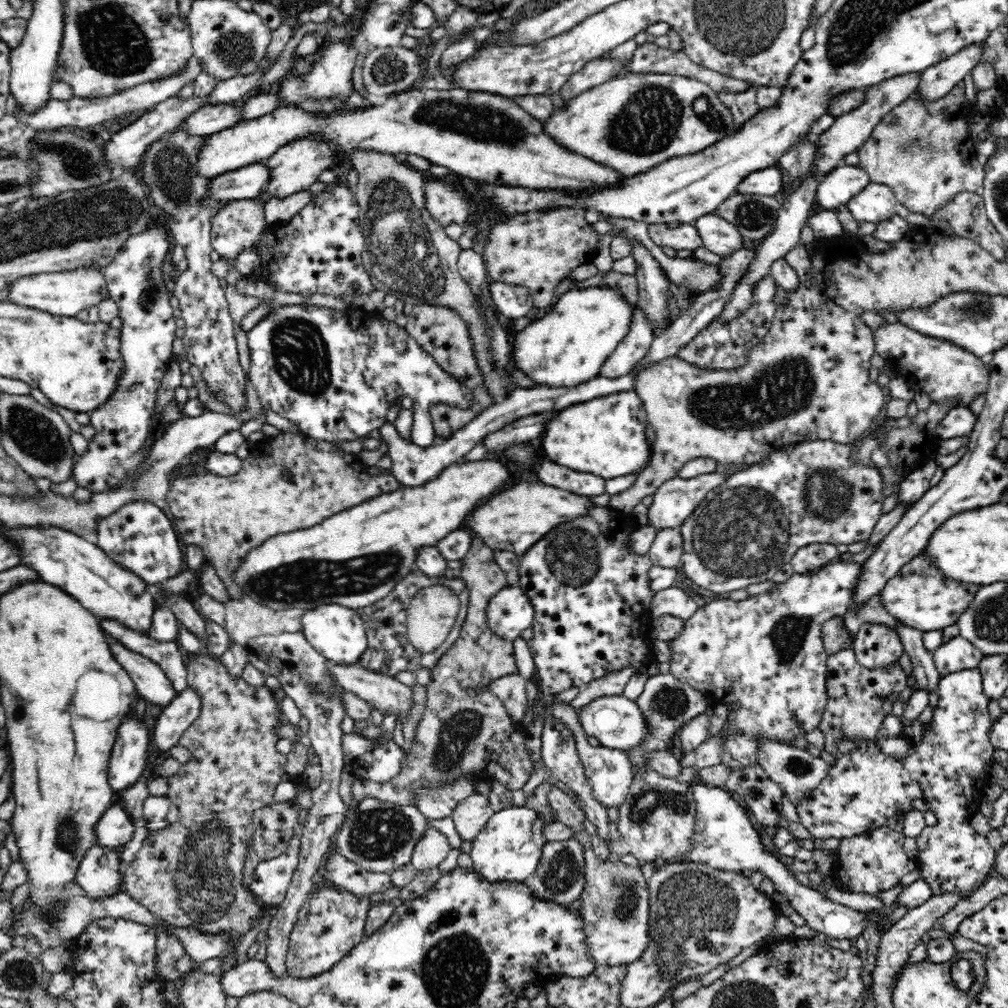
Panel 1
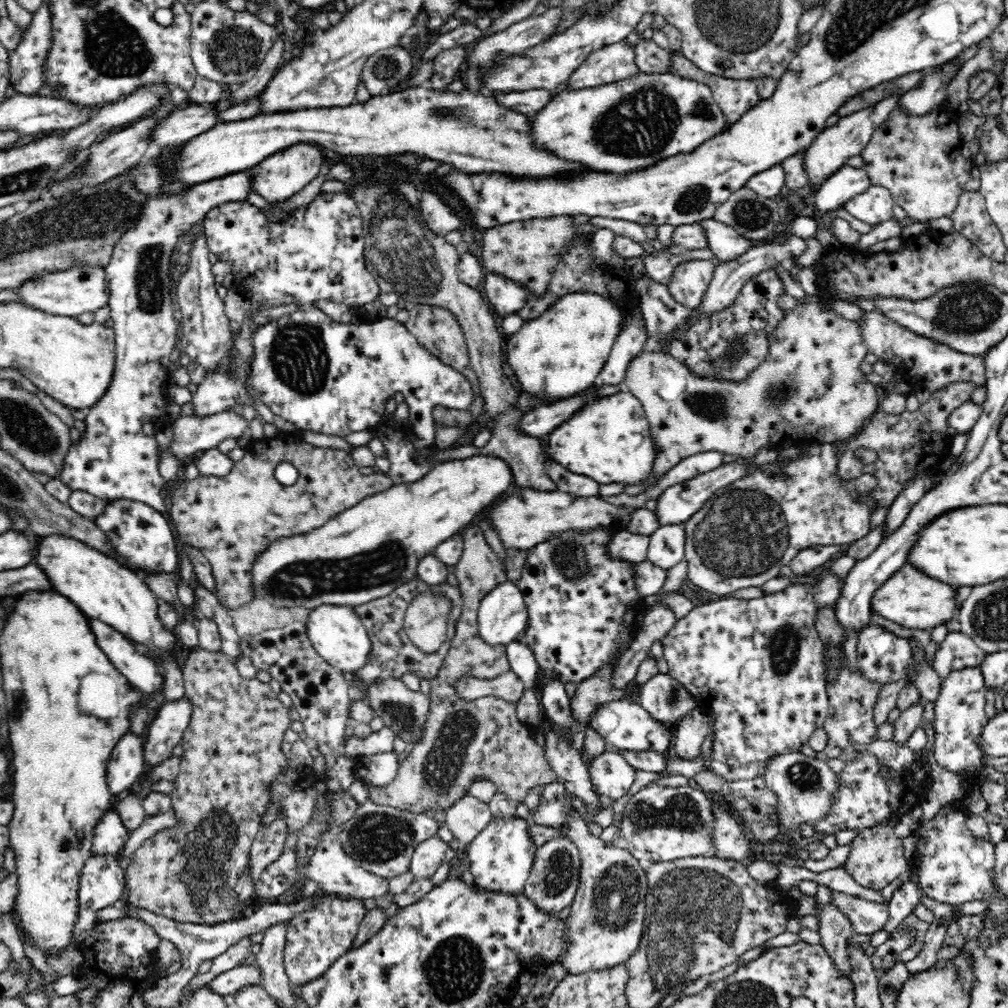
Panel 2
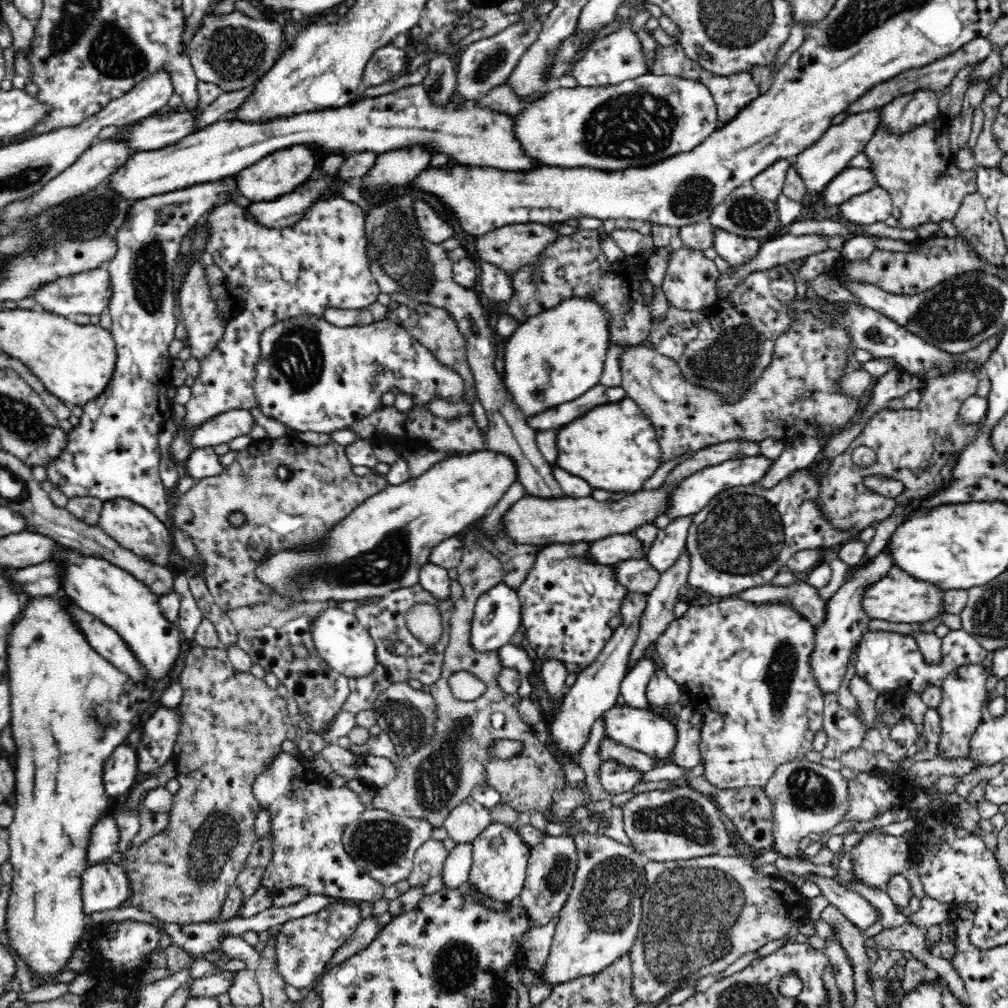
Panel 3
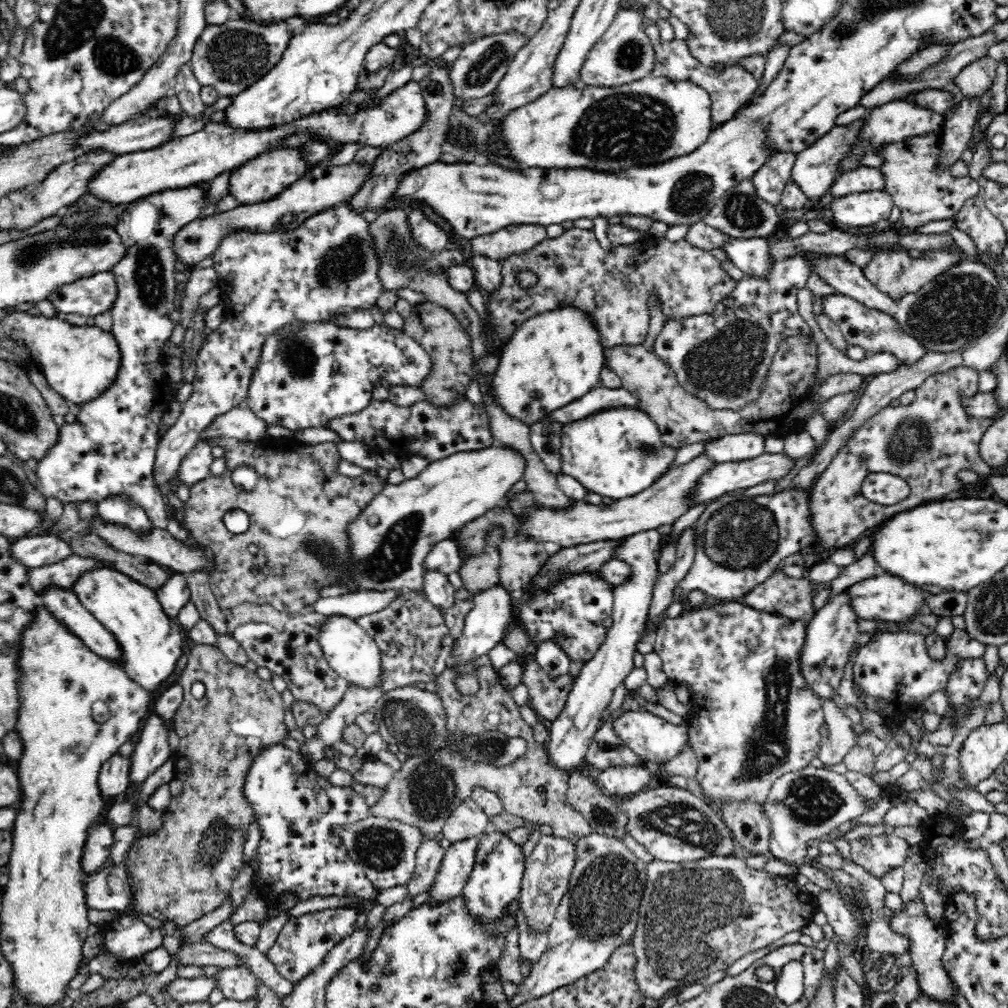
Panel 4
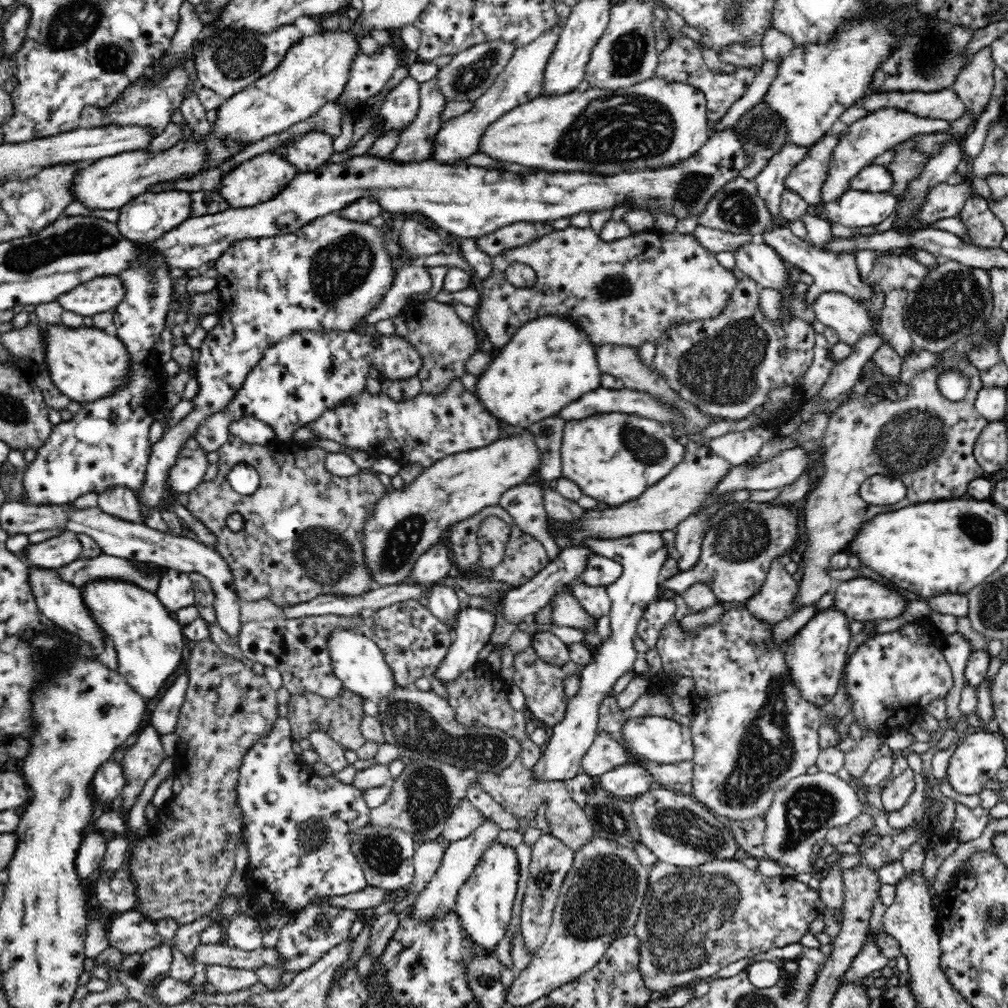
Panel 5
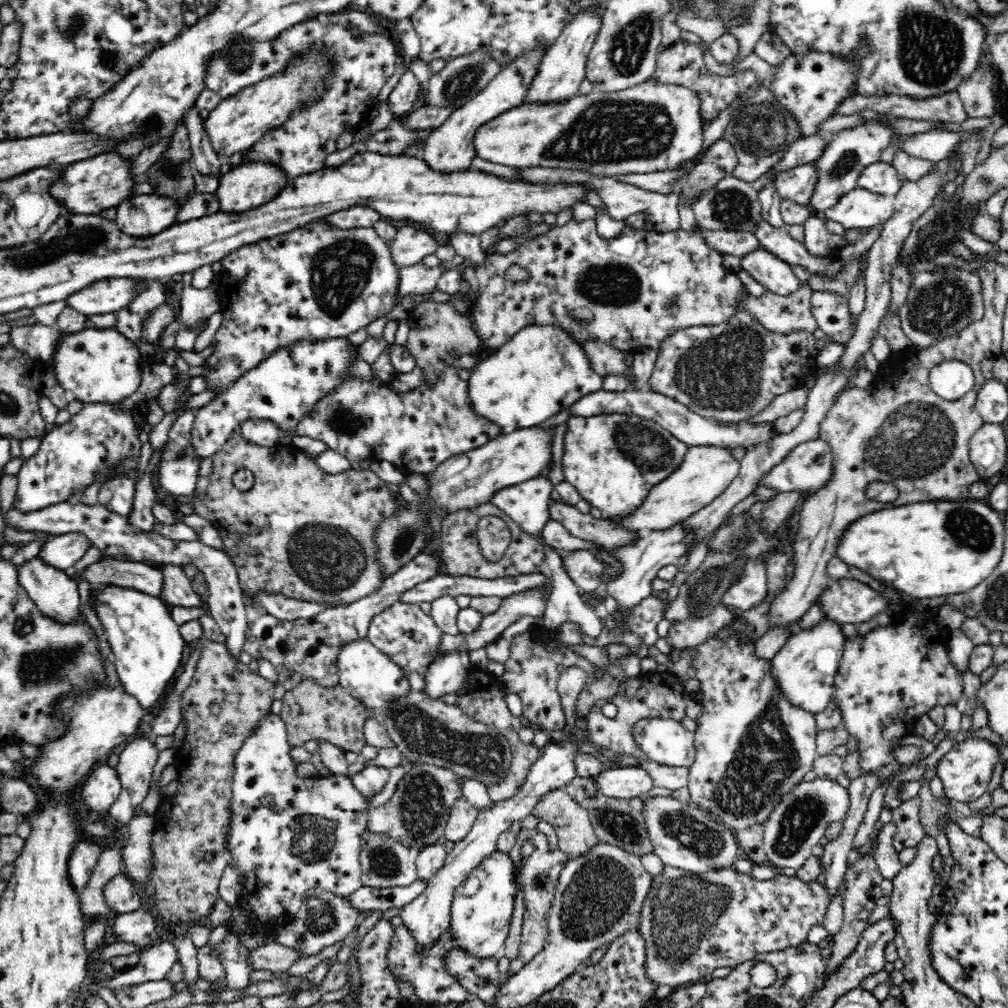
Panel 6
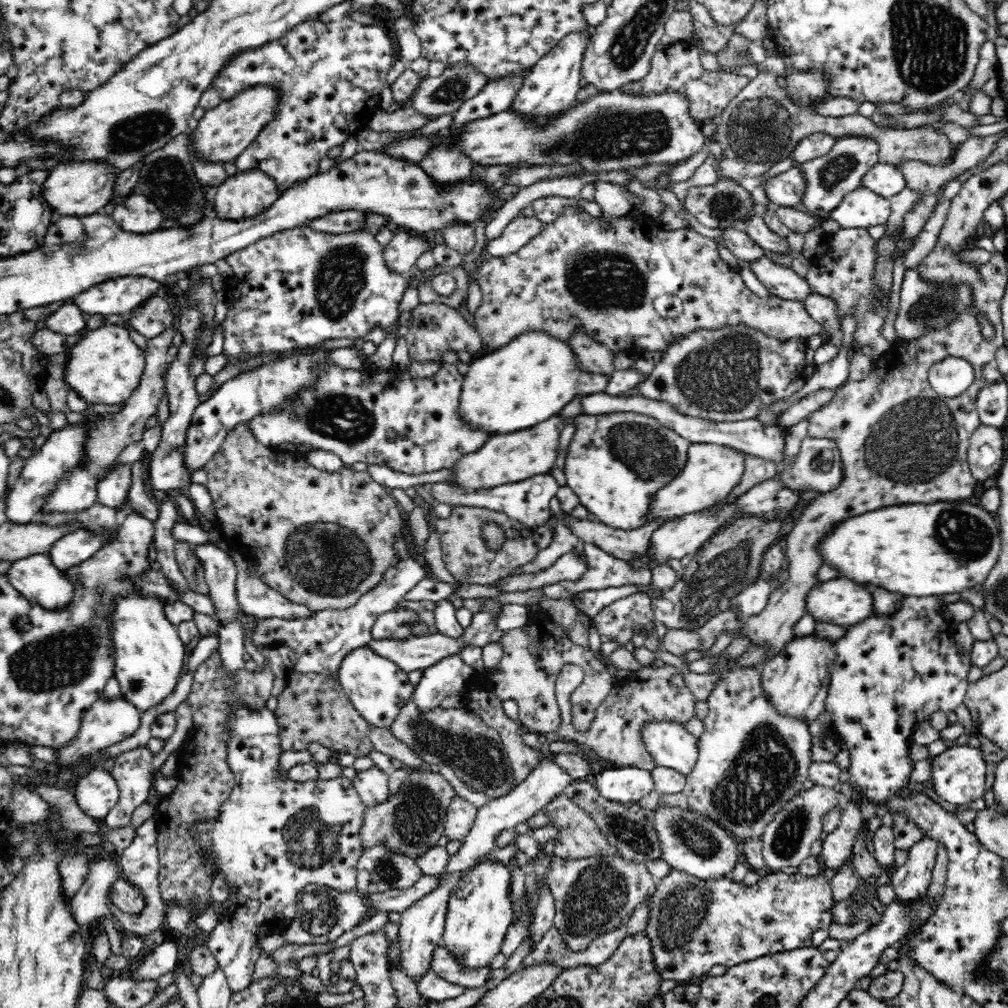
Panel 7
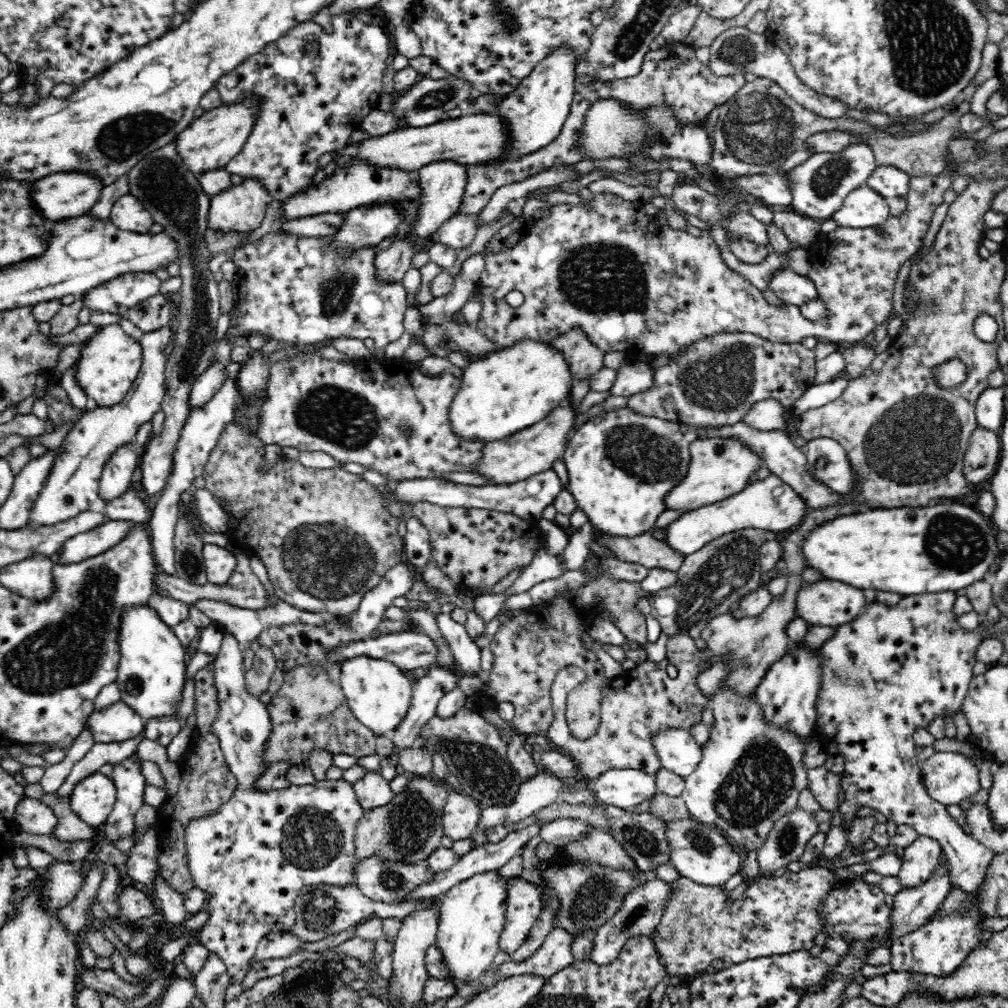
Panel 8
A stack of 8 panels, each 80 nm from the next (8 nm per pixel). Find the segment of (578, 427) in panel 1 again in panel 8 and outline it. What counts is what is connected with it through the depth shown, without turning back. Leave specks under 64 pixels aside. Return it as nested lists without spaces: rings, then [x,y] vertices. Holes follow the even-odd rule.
[[[628,407],[591,417],[574,431],[563,454],[563,464],[569,474],[567,490],[576,499],[576,506],[586,513],[592,526],[590,552],[600,558],[618,559],[597,534],[634,538],[656,529],[658,517],[667,509],[666,495],[686,476],[691,461],[689,446],[692,438],[675,422],[649,417]]]

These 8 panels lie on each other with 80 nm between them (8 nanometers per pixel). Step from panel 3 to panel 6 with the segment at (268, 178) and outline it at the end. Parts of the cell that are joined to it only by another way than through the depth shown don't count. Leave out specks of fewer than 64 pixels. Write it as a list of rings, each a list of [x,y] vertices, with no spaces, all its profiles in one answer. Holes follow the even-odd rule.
[[[246,164],[237,166],[230,172],[223,174],[219,180],[219,186],[215,191],[220,203],[220,211],[226,213],[241,213],[247,210],[254,210],[267,202],[274,200],[281,190],[286,188],[287,178],[281,174],[281,170],[275,168],[273,164]]]

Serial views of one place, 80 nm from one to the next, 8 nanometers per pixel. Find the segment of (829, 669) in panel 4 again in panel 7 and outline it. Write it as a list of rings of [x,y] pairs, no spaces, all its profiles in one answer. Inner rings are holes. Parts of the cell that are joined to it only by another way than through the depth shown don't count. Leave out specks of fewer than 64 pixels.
[[[818,636],[795,638],[786,648],[760,666],[760,685],[764,689],[766,701],[777,714],[810,724],[825,712],[824,700],[830,682],[830,667],[834,665],[835,649],[833,642]]]

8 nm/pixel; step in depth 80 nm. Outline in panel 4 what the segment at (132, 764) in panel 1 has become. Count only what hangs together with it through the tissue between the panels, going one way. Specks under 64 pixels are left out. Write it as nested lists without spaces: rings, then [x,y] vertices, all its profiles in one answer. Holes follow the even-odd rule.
[[[116,753],[109,758],[98,774],[98,787],[104,798],[111,800],[118,794],[127,792],[130,787],[130,761],[128,757]]]

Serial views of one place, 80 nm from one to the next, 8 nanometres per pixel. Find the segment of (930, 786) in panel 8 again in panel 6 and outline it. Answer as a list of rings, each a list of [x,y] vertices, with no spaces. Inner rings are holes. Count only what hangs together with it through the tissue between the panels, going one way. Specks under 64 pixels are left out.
[[[975,736],[960,741],[955,746],[949,746],[948,751],[938,760],[935,773],[941,780],[948,800],[967,803],[978,800],[986,793],[986,786],[990,782],[994,766],[1000,761],[998,750],[986,739]]]

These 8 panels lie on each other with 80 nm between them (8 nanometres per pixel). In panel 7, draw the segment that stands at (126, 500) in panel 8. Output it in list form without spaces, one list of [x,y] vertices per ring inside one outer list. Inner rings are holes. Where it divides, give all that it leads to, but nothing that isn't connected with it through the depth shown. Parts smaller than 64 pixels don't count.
[[[143,450],[140,459],[134,461],[132,464],[132,482],[128,494],[128,504],[114,508],[116,516],[120,519],[123,518],[127,511],[130,513],[134,511],[138,513],[138,515],[151,521],[158,518],[158,505],[152,503],[152,500],[148,497],[148,494],[146,494],[146,490],[144,490],[143,477],[146,470],[145,461],[147,455],[148,452]]]

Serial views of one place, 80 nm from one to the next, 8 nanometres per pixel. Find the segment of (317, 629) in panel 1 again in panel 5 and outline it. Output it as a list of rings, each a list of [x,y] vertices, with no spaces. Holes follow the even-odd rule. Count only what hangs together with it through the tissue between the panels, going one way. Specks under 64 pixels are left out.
[[[336,629],[330,637],[332,669],[342,681],[343,686],[363,700],[383,701],[400,686],[397,686],[394,673],[386,663],[386,658],[380,648],[363,633],[346,629]]]

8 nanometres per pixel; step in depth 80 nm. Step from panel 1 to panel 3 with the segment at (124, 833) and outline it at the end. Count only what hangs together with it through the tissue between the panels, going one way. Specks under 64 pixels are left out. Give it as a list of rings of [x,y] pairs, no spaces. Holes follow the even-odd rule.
[[[114,816],[102,817],[91,830],[91,838],[86,850],[87,864],[96,866],[115,859],[116,848],[118,848],[118,827]]]

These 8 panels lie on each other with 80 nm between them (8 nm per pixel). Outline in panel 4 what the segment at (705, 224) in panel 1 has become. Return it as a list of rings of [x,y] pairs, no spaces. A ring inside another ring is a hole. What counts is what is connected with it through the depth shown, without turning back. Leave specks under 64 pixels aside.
[[[733,238],[724,246],[729,260],[746,276],[754,276],[765,281],[775,261],[771,258],[771,242],[764,238]]]

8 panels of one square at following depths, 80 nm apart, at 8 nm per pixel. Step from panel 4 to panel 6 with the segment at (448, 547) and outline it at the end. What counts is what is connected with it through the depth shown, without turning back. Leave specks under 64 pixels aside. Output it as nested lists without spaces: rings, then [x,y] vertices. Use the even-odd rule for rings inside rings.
[[[425,551],[400,566],[394,575],[384,577],[383,584],[373,594],[359,598],[348,606],[331,607],[313,618],[292,622],[279,620],[270,614],[260,616],[246,629],[244,652],[256,659],[261,657],[271,662],[278,675],[278,682],[285,690],[292,690],[300,682],[300,678],[313,678],[326,688],[336,686],[339,684],[338,654],[342,654],[342,648],[350,642],[367,639],[374,616],[399,602],[406,590],[411,590],[441,573],[443,568],[439,557]]]

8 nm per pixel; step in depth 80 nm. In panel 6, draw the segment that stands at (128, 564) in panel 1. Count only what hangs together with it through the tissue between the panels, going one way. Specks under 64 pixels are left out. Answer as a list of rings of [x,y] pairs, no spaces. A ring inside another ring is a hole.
[[[125,475],[111,476],[98,490],[97,502],[112,512],[130,514],[135,497],[134,481]]]

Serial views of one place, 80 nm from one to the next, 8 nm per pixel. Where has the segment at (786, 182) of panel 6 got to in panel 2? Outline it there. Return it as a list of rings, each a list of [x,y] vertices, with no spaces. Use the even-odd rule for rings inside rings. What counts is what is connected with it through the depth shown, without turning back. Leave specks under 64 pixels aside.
[[[890,96],[890,98],[882,99],[882,102],[866,108],[866,110],[850,114],[850,116],[841,117],[837,124],[827,127],[804,152],[803,166],[810,186],[814,189],[819,187],[824,181],[828,181],[830,176],[836,174],[840,168],[847,166],[847,161],[850,158],[859,156],[872,139],[874,132],[887,120],[891,112],[897,108],[899,98]]]

